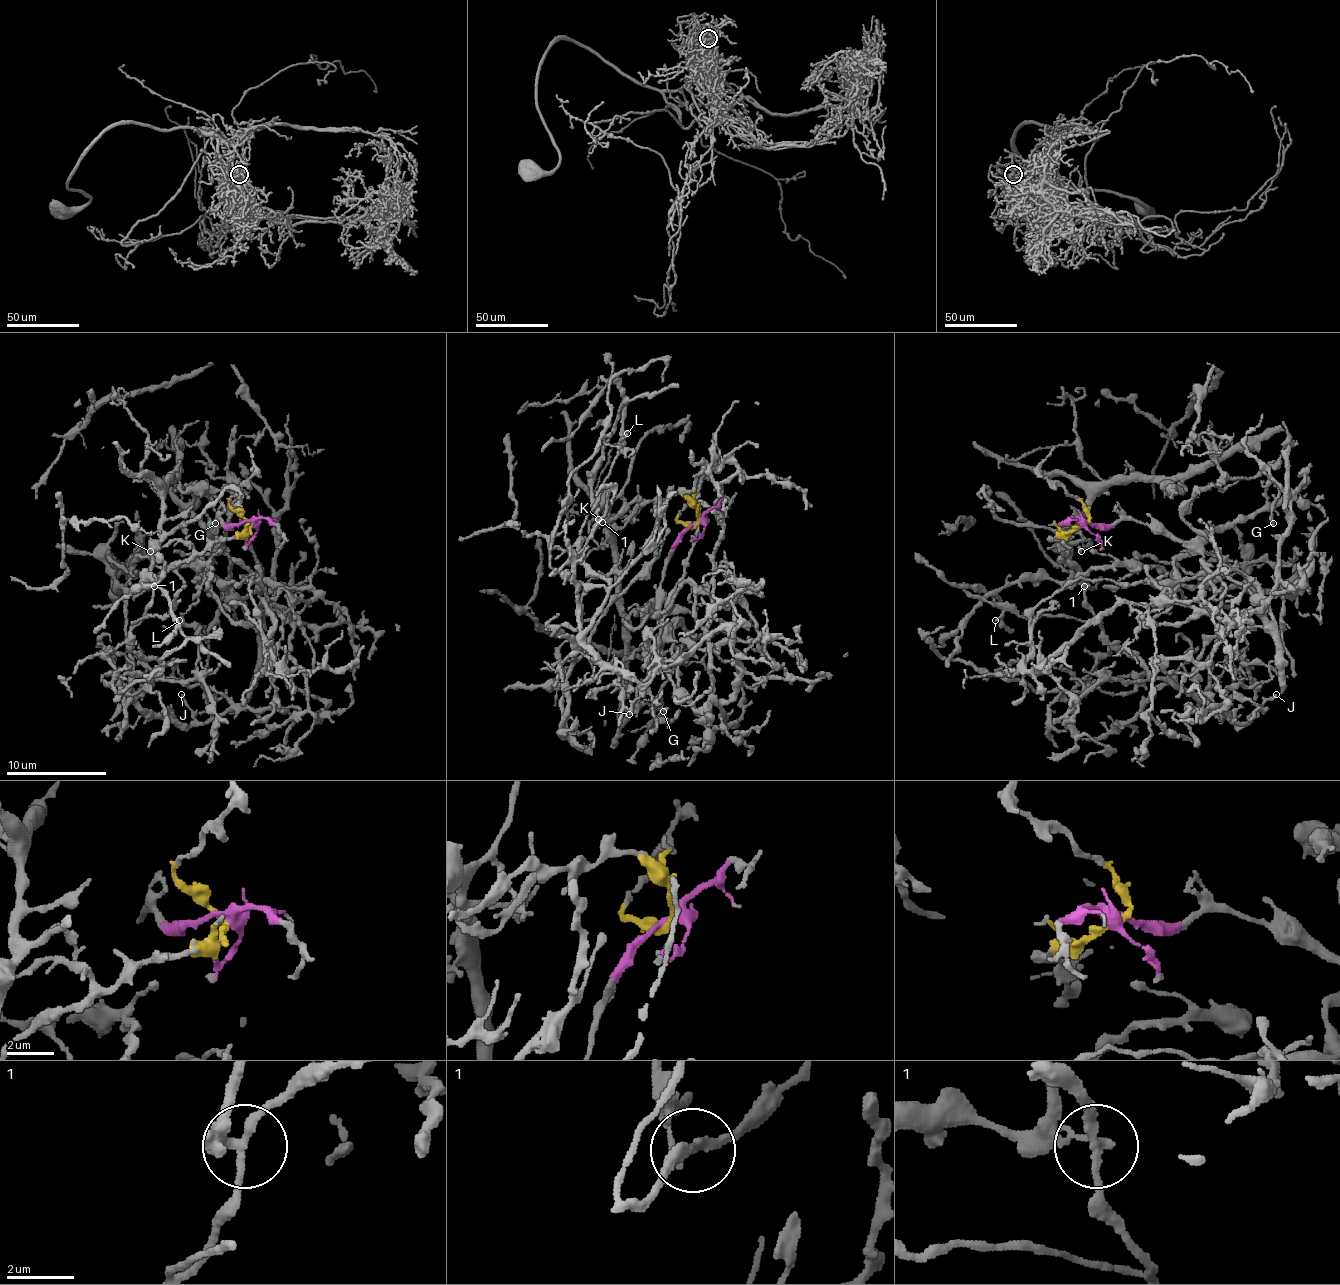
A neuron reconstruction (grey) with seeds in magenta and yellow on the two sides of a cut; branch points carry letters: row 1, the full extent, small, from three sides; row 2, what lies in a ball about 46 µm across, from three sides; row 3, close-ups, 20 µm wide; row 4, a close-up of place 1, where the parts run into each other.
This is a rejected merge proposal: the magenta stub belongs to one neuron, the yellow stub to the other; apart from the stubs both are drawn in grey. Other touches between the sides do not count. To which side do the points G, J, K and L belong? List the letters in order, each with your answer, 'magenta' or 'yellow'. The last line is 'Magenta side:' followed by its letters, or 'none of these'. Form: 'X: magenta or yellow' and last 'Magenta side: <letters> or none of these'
G: magenta
J: yellow
K: yellow
L: yellow
Magenta side: G

